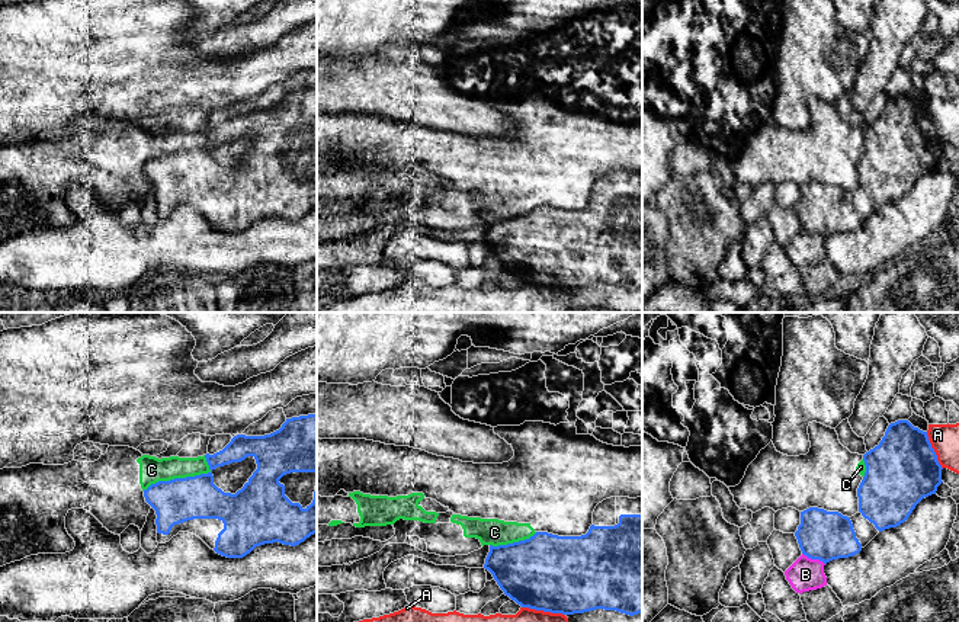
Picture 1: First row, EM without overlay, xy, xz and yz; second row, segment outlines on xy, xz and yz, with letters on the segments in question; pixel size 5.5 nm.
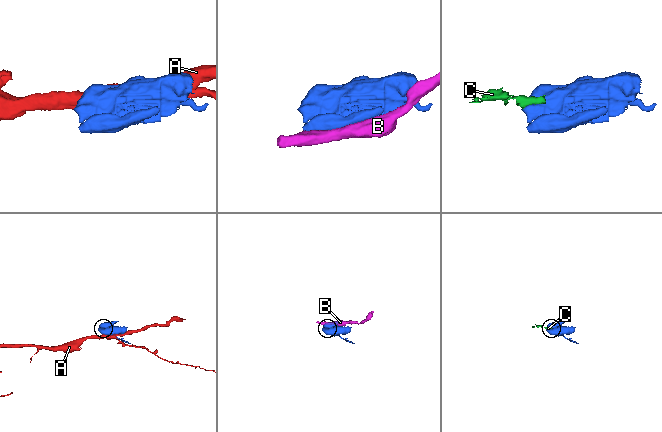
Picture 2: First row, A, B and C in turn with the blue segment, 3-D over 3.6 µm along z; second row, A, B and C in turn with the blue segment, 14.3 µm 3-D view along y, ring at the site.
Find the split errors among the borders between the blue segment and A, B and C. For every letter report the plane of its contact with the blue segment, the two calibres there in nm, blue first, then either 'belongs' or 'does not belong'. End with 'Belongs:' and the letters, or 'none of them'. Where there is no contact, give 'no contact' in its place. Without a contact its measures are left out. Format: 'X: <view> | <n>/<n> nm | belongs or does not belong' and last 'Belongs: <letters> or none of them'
A: xz | 440/300 nm | does not belong
B: yz | 280/180 nm | does not belong
C: xy | 240/140 nm | does not belong
Belongs: none of them

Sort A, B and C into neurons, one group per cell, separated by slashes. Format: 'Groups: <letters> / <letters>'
Groups: A / B / C

